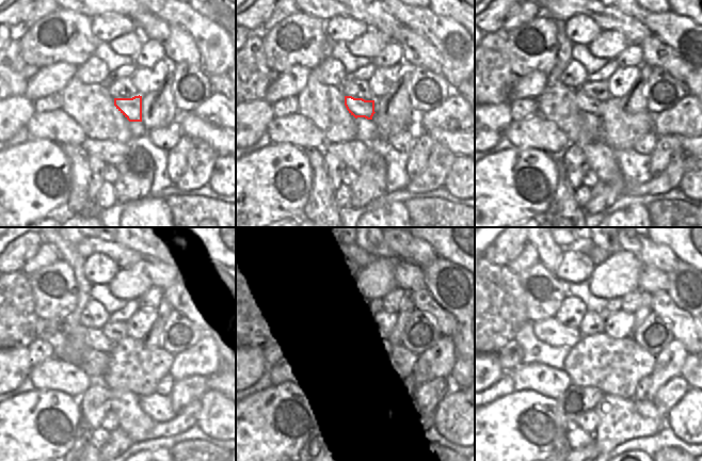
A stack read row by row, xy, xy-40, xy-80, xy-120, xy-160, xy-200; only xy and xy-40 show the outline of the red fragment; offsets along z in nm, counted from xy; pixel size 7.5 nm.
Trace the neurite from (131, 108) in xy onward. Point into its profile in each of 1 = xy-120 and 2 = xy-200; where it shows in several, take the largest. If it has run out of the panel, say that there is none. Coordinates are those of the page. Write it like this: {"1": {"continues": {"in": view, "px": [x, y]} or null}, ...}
{"1": {"continues": {"in": "xy-120", "px": [95, 338]}}, "2": {"continues": {"in": "xy-200", "px": [549, 331]}}}

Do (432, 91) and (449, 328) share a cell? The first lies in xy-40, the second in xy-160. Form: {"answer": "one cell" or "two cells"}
{"answer": "two cells"}

